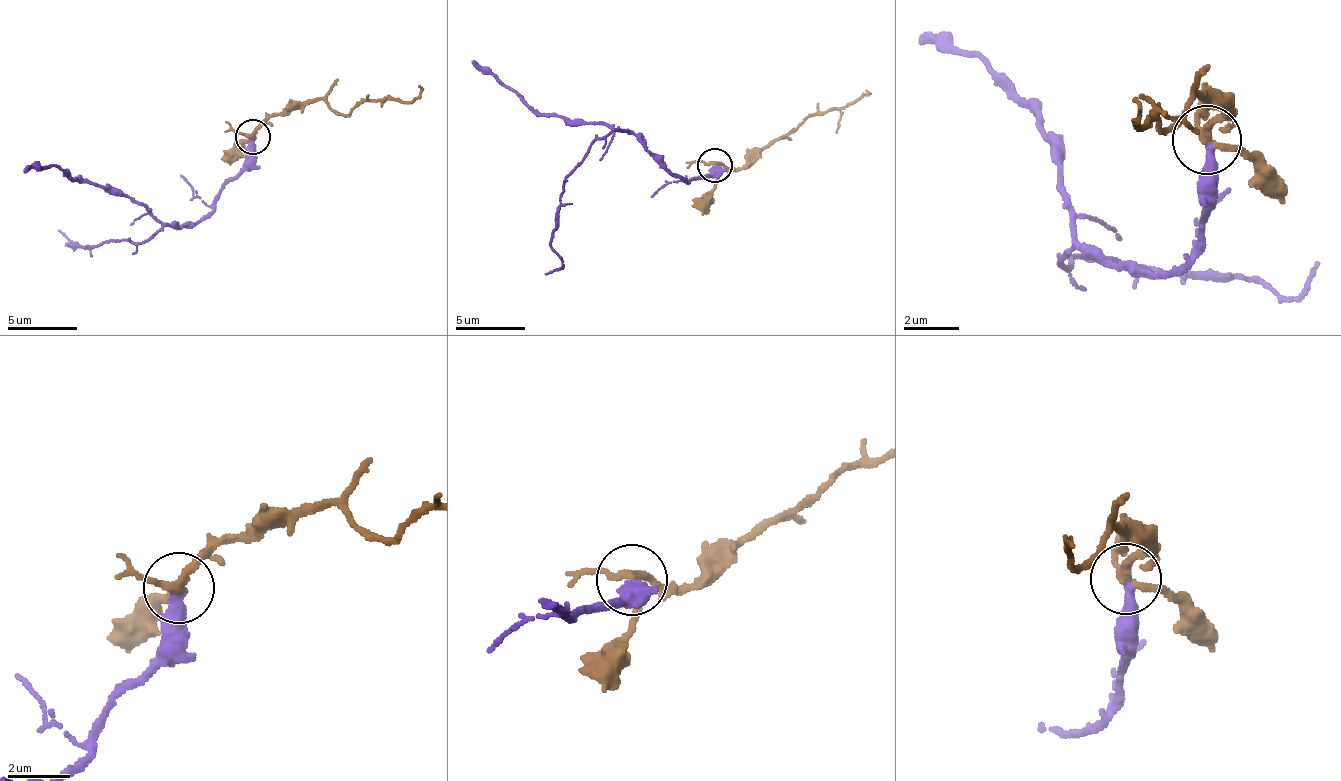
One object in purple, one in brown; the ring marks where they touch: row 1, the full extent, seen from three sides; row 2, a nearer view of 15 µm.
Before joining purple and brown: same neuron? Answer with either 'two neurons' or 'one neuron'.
two neurons

